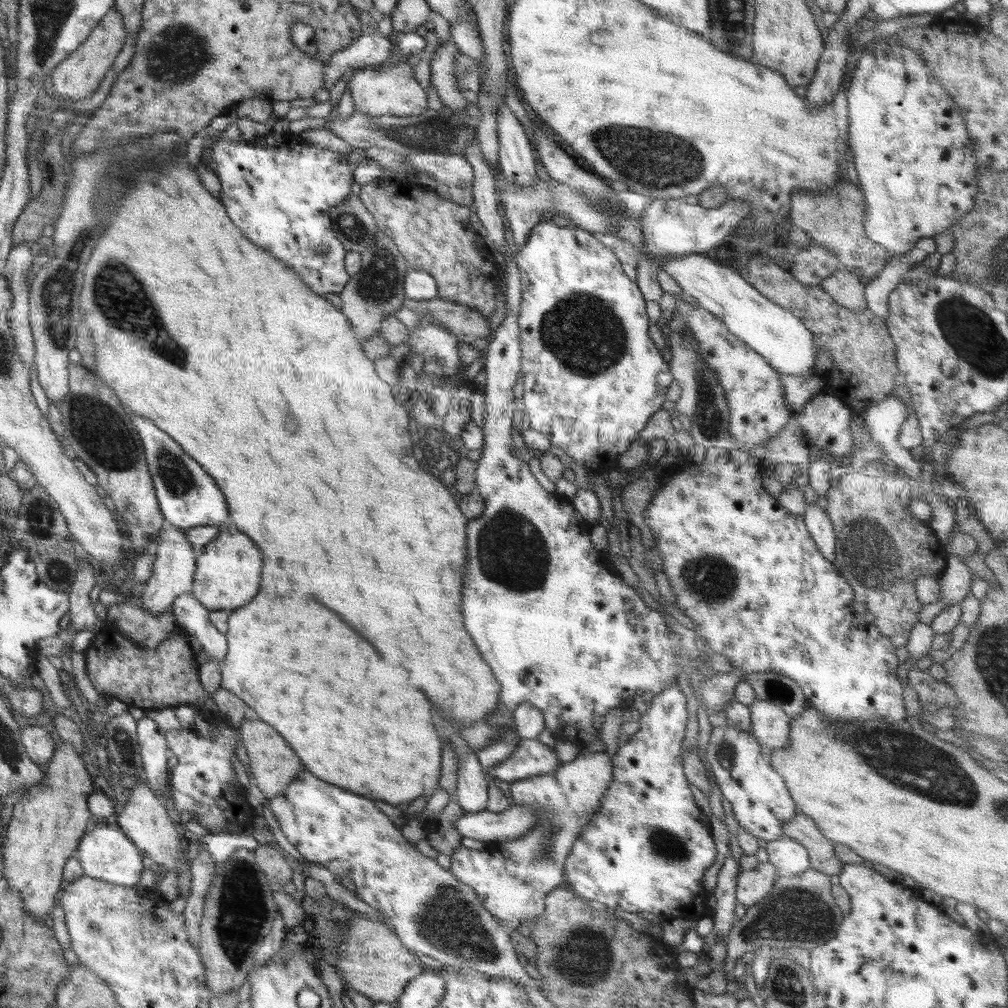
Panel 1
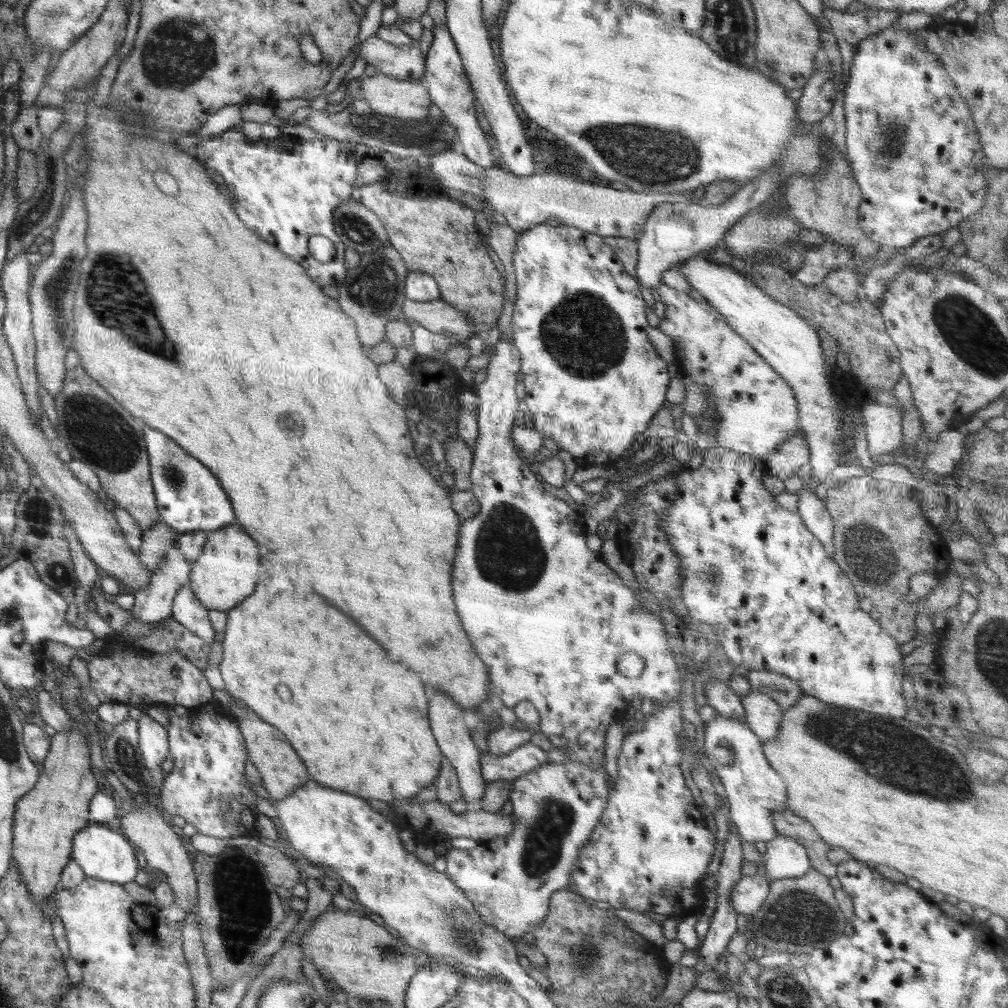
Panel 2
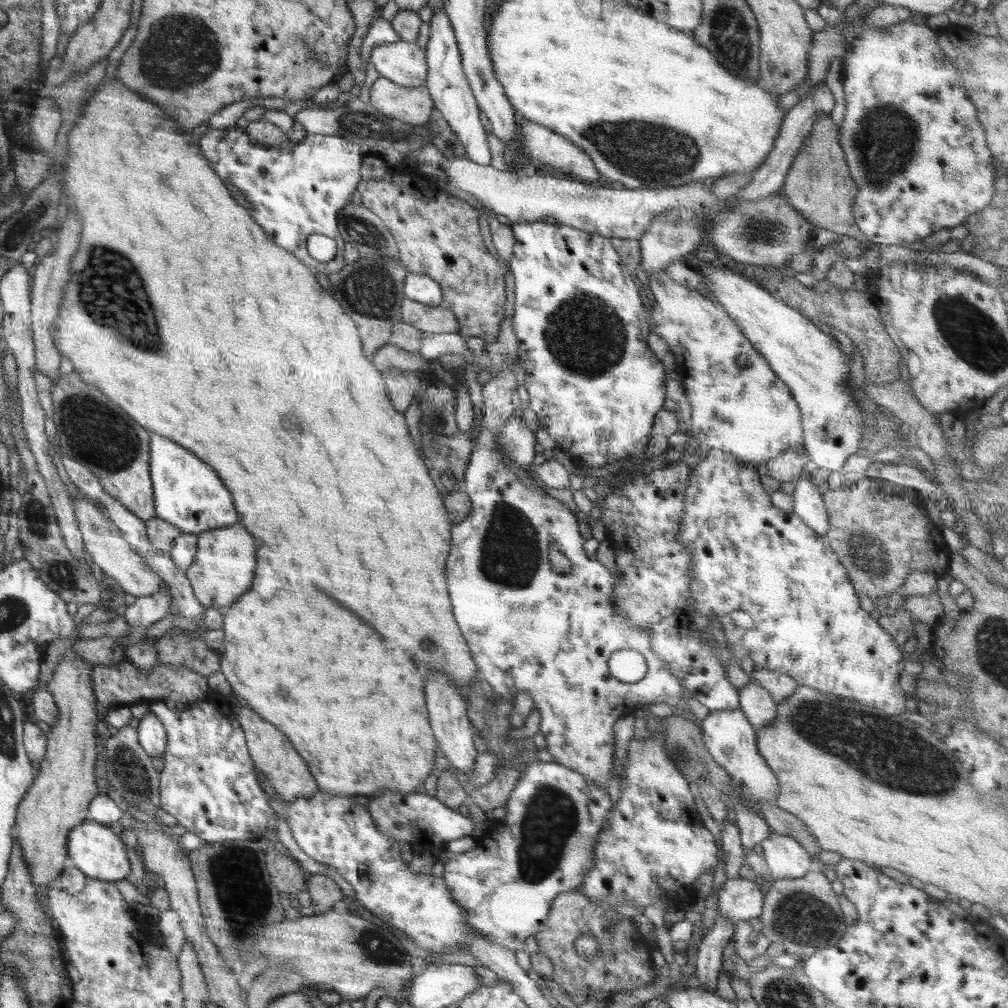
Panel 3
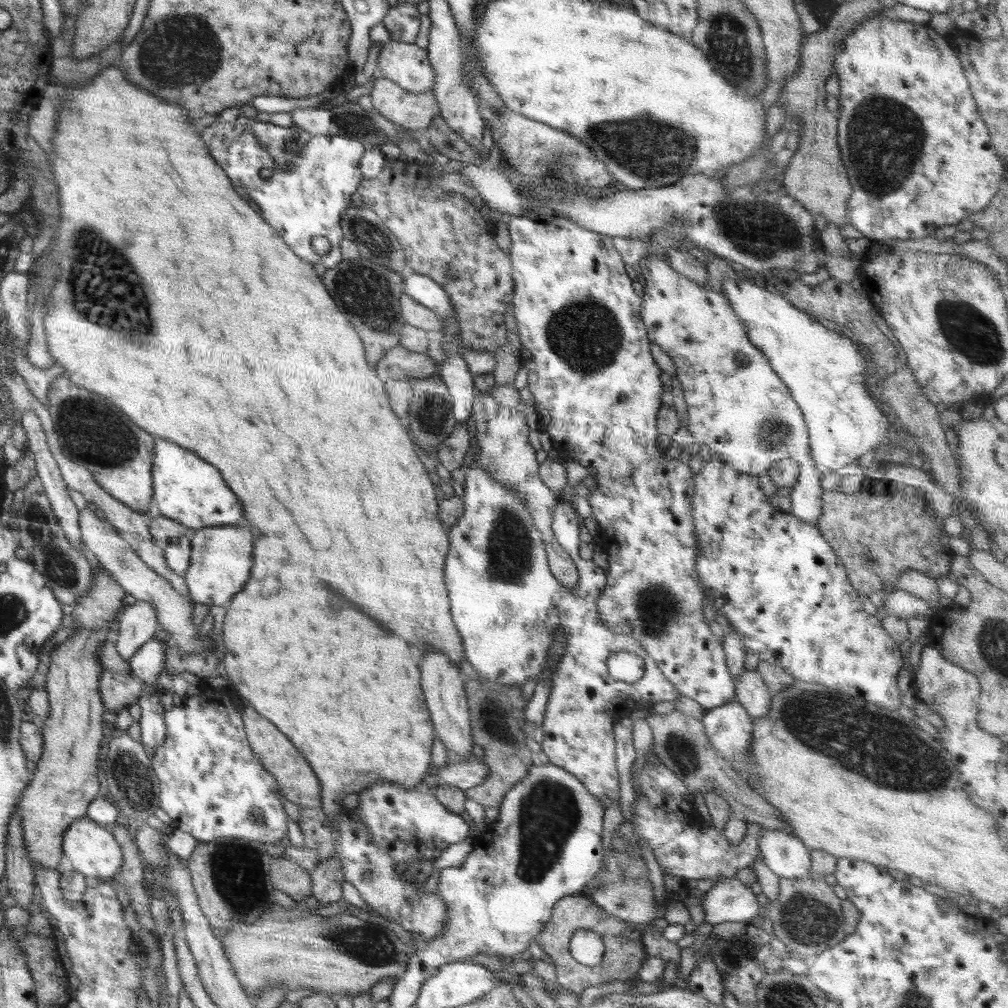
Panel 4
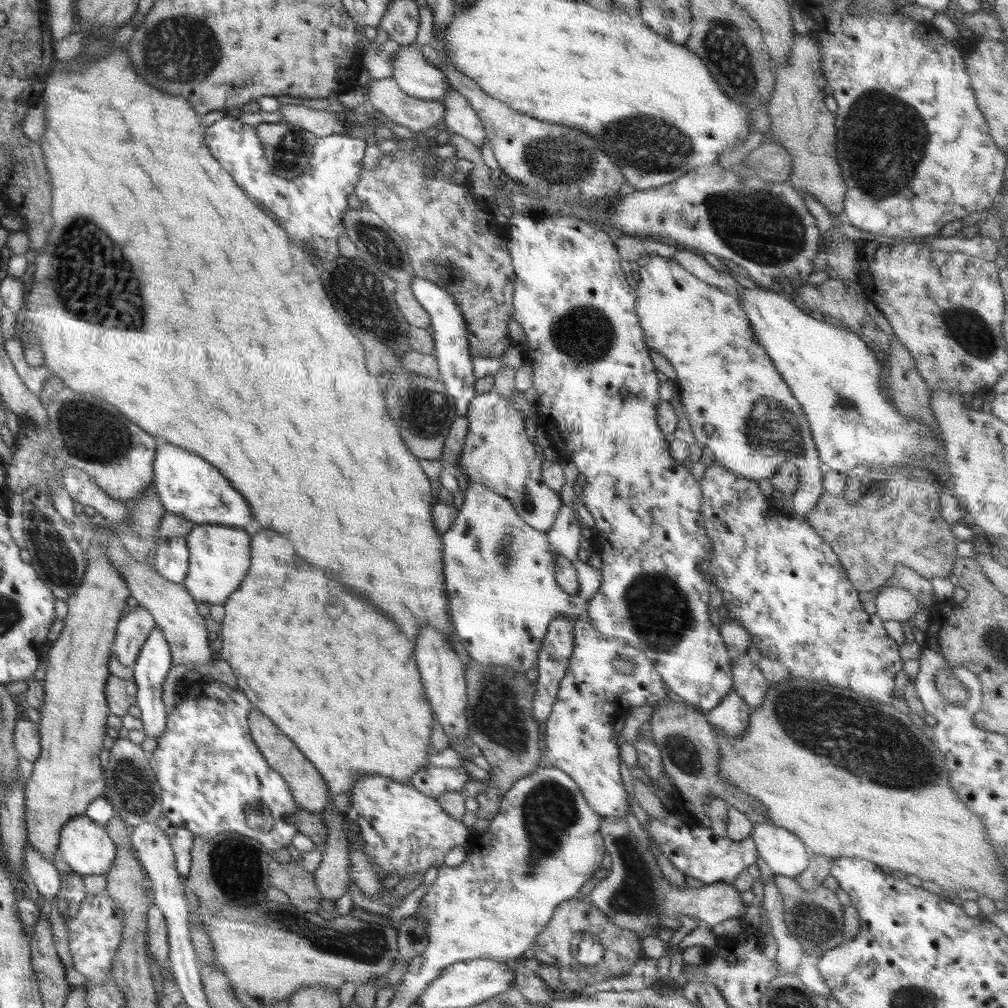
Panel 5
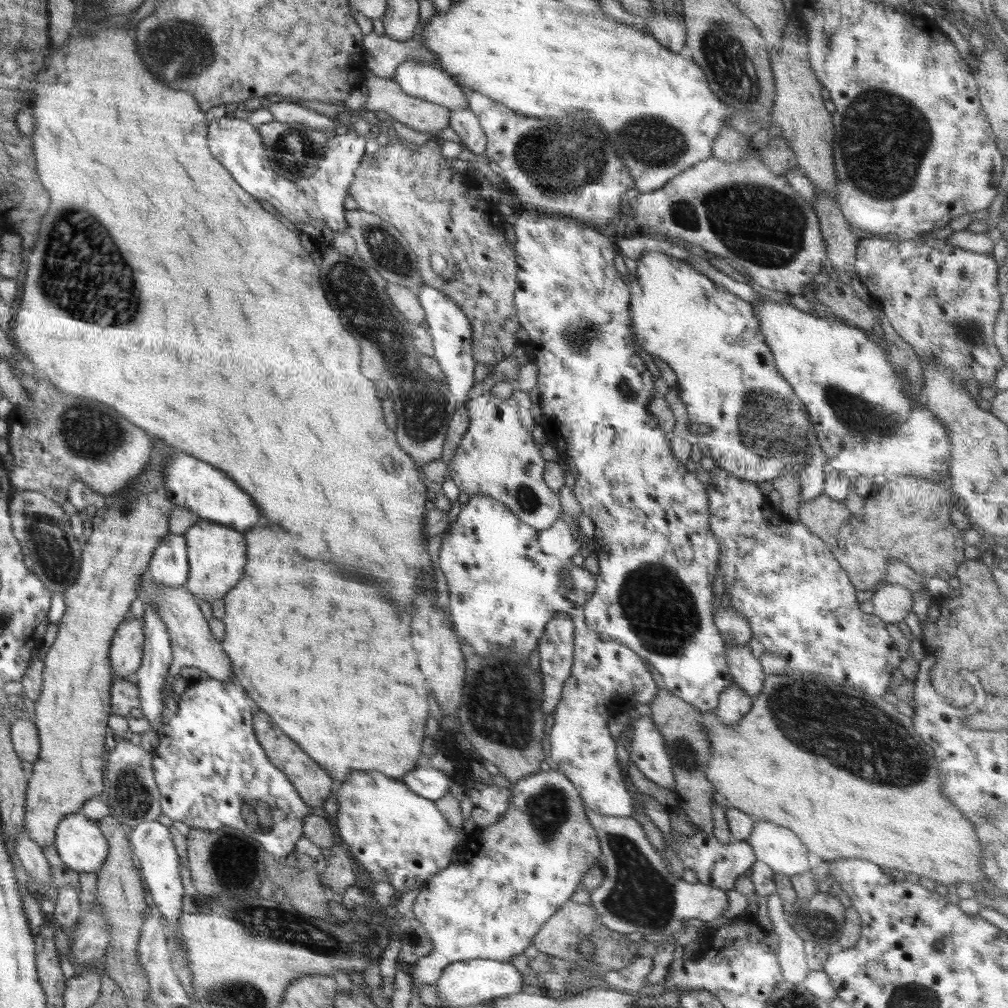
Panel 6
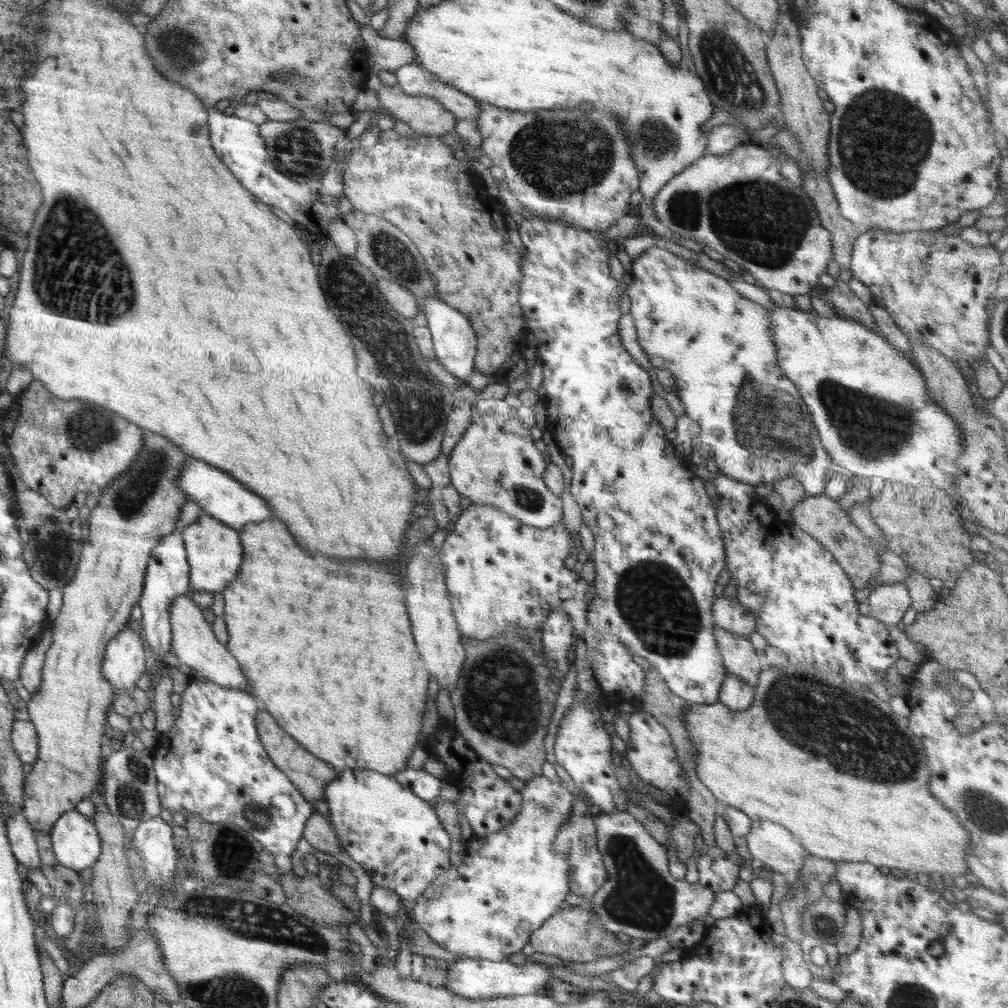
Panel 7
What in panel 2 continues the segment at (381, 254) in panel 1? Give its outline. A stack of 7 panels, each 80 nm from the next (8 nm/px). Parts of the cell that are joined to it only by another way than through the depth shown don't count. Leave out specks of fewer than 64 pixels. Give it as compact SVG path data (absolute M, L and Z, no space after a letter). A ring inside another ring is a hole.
M391 244L362 252L358 266L347 269L344 282L337 288L338 302L344 313L353 318L358 340L365 349L386 340L388 322L404 318L401 308L407 299L404 287L409 272L400 253Z

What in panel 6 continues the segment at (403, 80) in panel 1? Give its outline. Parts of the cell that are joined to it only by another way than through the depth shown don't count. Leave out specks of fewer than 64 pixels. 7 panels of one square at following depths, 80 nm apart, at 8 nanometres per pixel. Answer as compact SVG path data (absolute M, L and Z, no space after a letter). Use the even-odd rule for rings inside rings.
M368 71L365 74L365 86L370 91L368 101L362 107L362 111L374 113L390 118L394 123L408 126L414 132L430 132L434 137L448 128L450 123L450 110L439 104L405 94L400 86L391 79L374 76Z

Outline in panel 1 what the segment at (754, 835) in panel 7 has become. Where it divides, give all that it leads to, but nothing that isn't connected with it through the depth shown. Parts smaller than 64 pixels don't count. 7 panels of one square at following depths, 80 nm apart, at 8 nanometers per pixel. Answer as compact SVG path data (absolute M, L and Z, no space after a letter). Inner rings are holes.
M787 836L770 841L765 849L769 863L777 868L778 876L800 874L811 867L806 848Z

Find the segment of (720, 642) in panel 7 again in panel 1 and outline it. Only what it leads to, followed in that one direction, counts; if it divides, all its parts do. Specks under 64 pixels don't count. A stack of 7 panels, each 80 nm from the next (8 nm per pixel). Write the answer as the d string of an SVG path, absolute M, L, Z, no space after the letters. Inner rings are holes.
M758 698L750 703L751 733L766 751L783 749L789 743L792 718L778 705Z

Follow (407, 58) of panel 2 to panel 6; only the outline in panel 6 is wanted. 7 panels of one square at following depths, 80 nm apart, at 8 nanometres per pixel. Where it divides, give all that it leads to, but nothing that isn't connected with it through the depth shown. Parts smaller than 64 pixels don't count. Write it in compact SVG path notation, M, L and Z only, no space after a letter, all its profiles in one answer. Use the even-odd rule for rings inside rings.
M416 60L404 61L393 77L405 94L439 104L451 112L468 109L461 87L434 65Z

